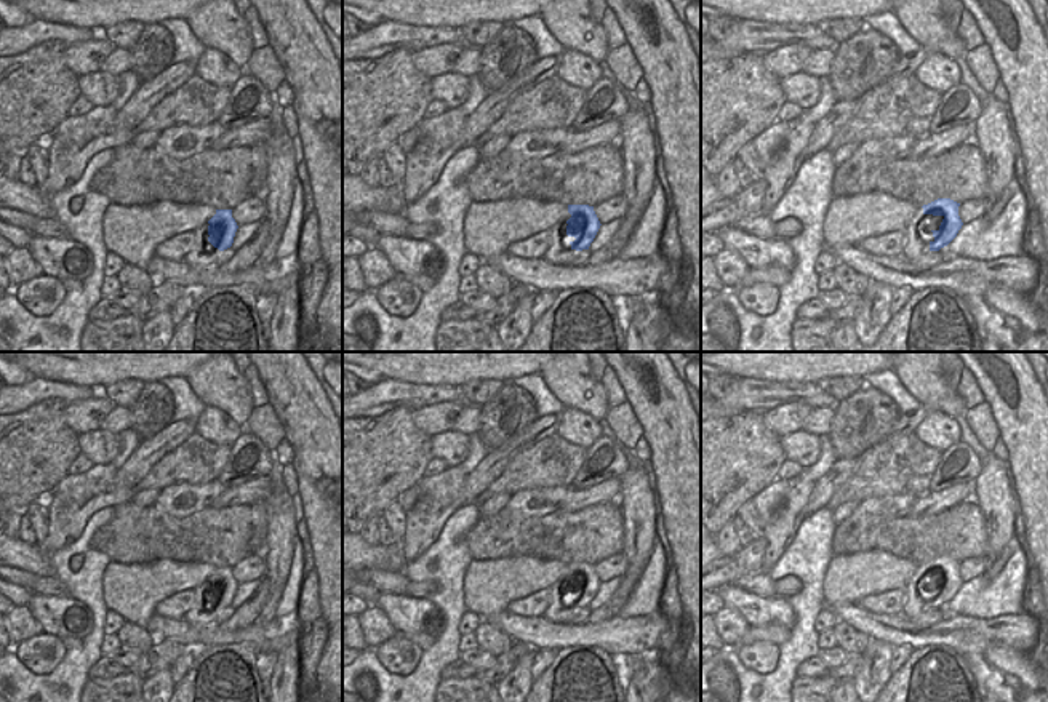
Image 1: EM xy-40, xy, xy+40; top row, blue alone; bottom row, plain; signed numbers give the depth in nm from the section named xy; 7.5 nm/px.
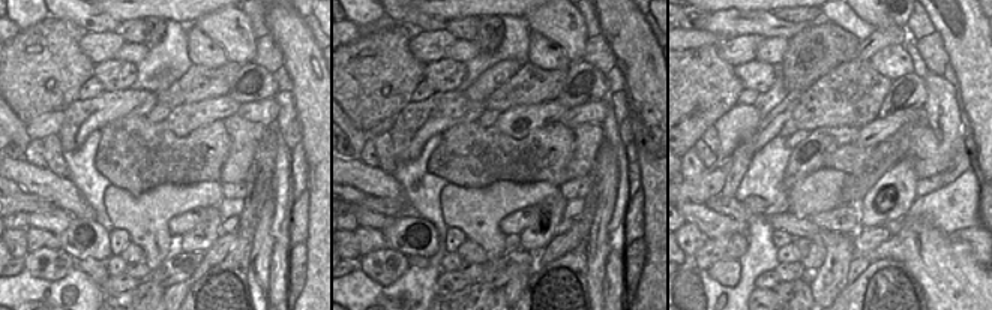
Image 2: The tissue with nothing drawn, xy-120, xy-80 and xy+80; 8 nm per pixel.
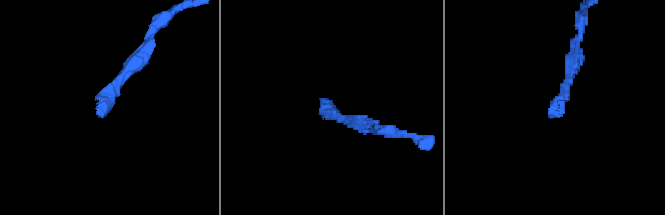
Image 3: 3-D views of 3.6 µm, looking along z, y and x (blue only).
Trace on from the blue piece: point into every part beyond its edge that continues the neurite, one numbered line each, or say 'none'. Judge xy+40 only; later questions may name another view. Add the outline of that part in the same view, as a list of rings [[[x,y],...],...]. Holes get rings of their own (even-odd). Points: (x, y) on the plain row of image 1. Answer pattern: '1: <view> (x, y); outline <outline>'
1: xy+40 (916, 602); outline [[[918,564],[914,576],[906,585],[906,598],[901,616],[912,620],[918,614],[930,609],[930,601],[934,600],[933,590],[939,588],[944,574],[925,572]]]

